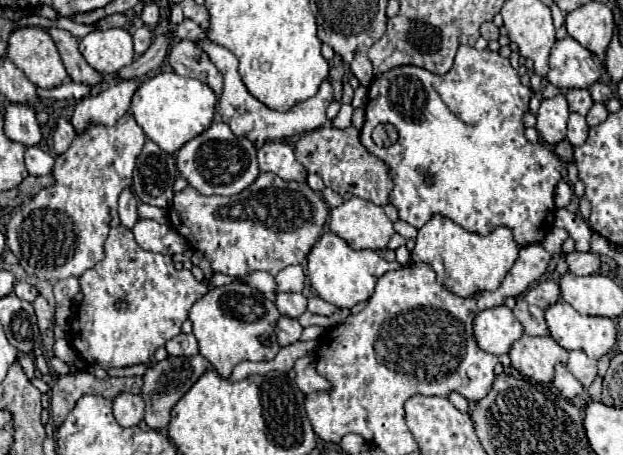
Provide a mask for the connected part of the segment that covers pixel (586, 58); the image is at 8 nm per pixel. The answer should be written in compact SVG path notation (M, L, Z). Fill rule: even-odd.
M571 36L557 40L549 54L547 80L561 90L589 88L601 76L601 60Z

